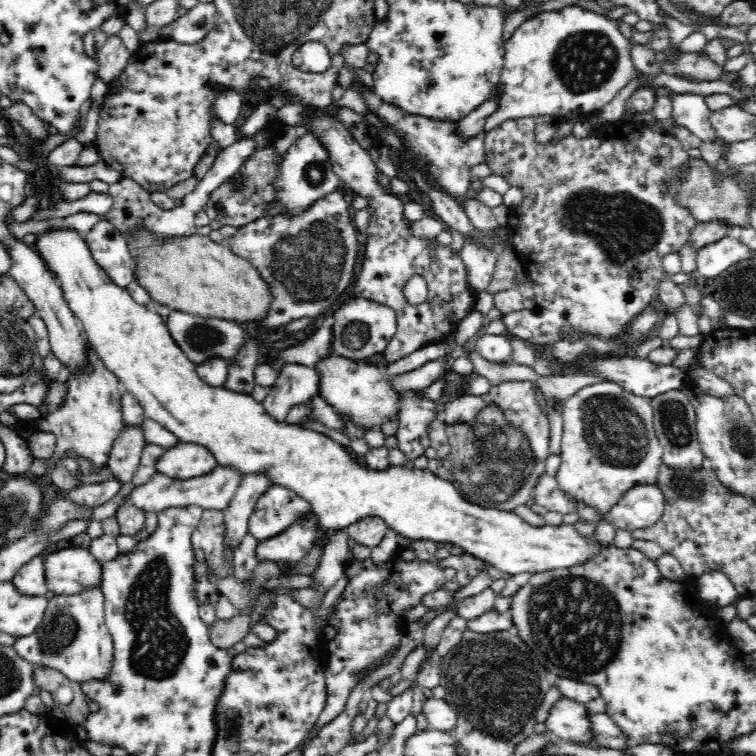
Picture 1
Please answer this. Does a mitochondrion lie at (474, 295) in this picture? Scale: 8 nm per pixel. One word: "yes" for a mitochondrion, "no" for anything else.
no

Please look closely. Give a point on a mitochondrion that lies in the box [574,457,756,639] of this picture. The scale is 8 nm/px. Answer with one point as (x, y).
(684, 486)

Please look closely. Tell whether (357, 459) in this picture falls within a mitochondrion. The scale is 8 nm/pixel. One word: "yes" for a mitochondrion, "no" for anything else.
no

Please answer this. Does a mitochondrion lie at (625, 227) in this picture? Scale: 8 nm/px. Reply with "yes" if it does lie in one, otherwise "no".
yes

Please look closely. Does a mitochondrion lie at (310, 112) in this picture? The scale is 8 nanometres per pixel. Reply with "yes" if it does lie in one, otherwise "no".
no

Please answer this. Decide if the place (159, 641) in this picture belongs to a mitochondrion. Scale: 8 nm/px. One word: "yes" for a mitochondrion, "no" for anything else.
yes

